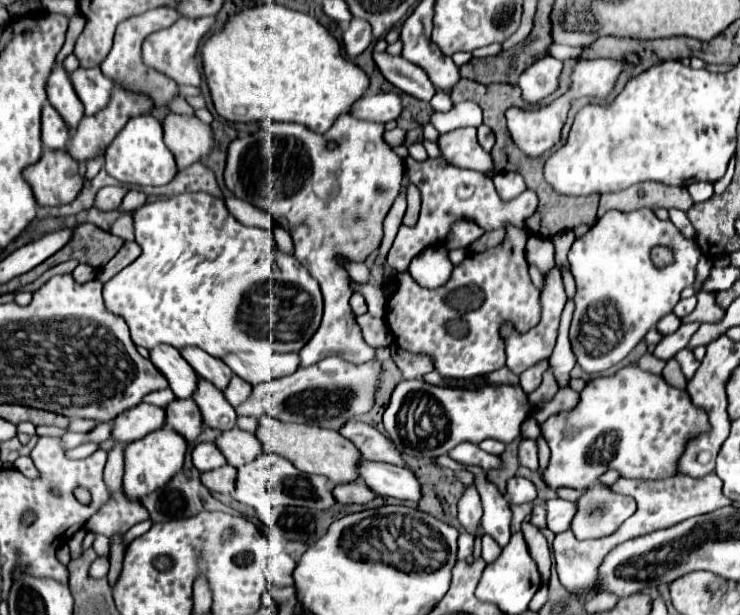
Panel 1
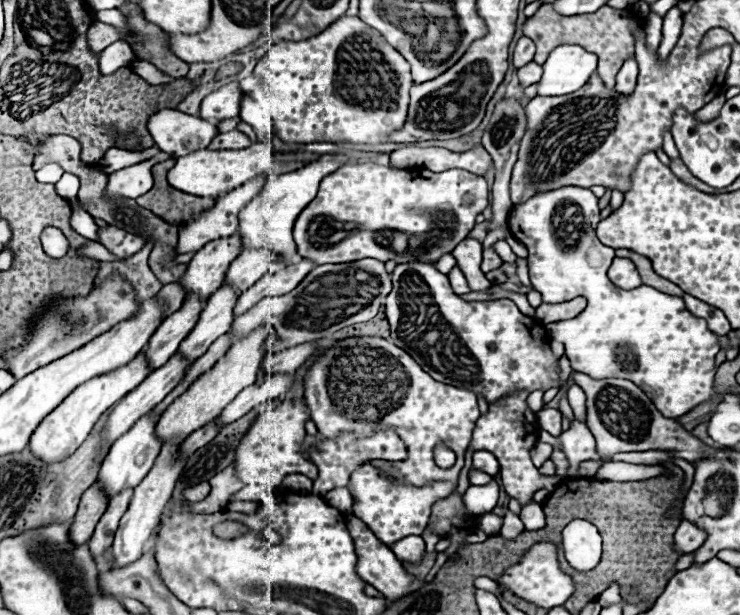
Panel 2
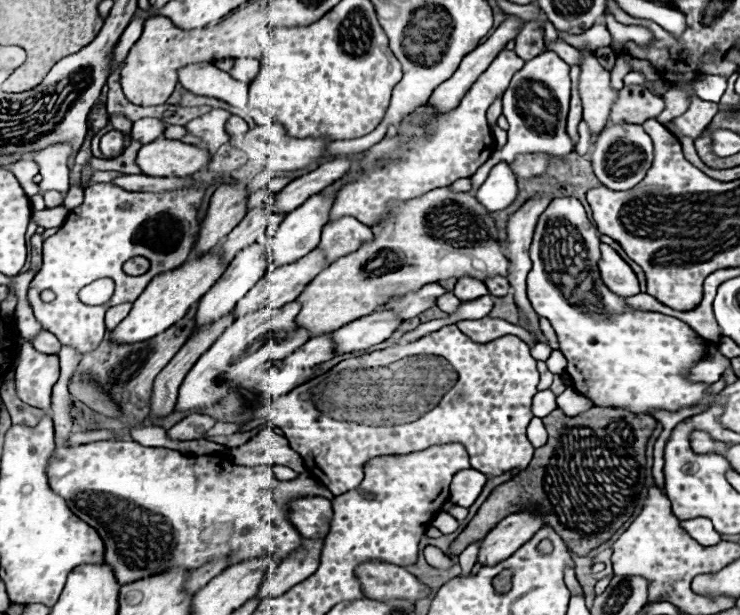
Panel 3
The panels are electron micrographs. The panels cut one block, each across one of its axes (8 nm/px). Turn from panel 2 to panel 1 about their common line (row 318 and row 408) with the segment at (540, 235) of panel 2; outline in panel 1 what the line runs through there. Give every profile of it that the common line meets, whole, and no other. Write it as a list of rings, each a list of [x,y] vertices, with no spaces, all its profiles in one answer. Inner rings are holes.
[[[636,364],[616,370],[612,376],[594,376],[580,392],[578,404],[570,410],[568,422],[560,422],[560,414],[550,416],[542,424],[542,436],[546,438],[552,456],[542,478],[550,488],[590,488],[600,474],[614,468],[622,478],[662,480],[678,472],[678,460],[686,450],[686,444],[710,430],[706,410],[692,404],[686,390],[670,386],[662,376],[640,370]]]

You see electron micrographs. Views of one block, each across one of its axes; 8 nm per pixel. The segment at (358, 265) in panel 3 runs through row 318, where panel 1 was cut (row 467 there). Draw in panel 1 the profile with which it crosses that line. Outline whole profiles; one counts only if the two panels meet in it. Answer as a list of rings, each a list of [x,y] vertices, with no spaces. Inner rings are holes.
[[[264,414],[258,422],[256,438],[262,444],[262,452],[276,452],[282,458],[290,460],[298,470],[306,474],[322,474],[332,484],[338,482],[354,482],[358,480],[358,474],[354,474],[354,466],[358,466],[358,452],[346,438],[342,438],[334,430],[326,430],[320,426],[306,426],[306,424],[294,424],[294,422],[280,422],[268,414]]]

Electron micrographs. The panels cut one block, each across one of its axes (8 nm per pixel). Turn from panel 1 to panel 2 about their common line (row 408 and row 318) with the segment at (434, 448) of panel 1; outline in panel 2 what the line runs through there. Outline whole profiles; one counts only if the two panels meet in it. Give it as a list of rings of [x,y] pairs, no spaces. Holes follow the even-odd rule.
[[[408,262],[408,264],[398,264],[396,270],[392,272],[392,292],[386,296],[386,304],[384,304],[384,312],[386,312],[386,320],[390,324],[390,332],[392,332],[392,342],[396,346],[400,346],[402,350],[406,350],[420,366],[422,370],[426,370],[432,378],[436,378],[438,382],[444,382],[444,384],[450,384],[450,386],[458,386],[458,388],[466,388],[466,390],[472,390],[476,394],[484,394],[486,402],[496,402],[498,398],[506,396],[508,392],[512,390],[520,390],[520,388],[526,388],[528,392],[534,392],[534,390],[548,390],[550,386],[558,386],[558,360],[556,356],[552,354],[552,350],[546,348],[544,342],[536,342],[534,336],[532,336],[532,328],[536,326],[536,320],[534,318],[528,318],[524,316],[516,304],[512,300],[490,300],[490,302],[468,302],[468,300],[462,300],[458,294],[454,294],[450,282],[448,282],[448,276],[446,274],[438,274],[436,266],[434,264],[424,264],[424,262]]]

